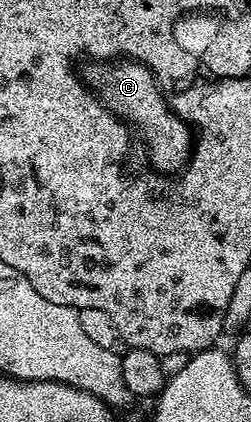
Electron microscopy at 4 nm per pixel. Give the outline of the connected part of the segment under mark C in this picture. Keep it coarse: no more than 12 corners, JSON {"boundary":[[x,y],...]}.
{"boundary":[[94,61],[84,79],[142,138],[155,172],[181,172],[192,128],[150,68]]}

